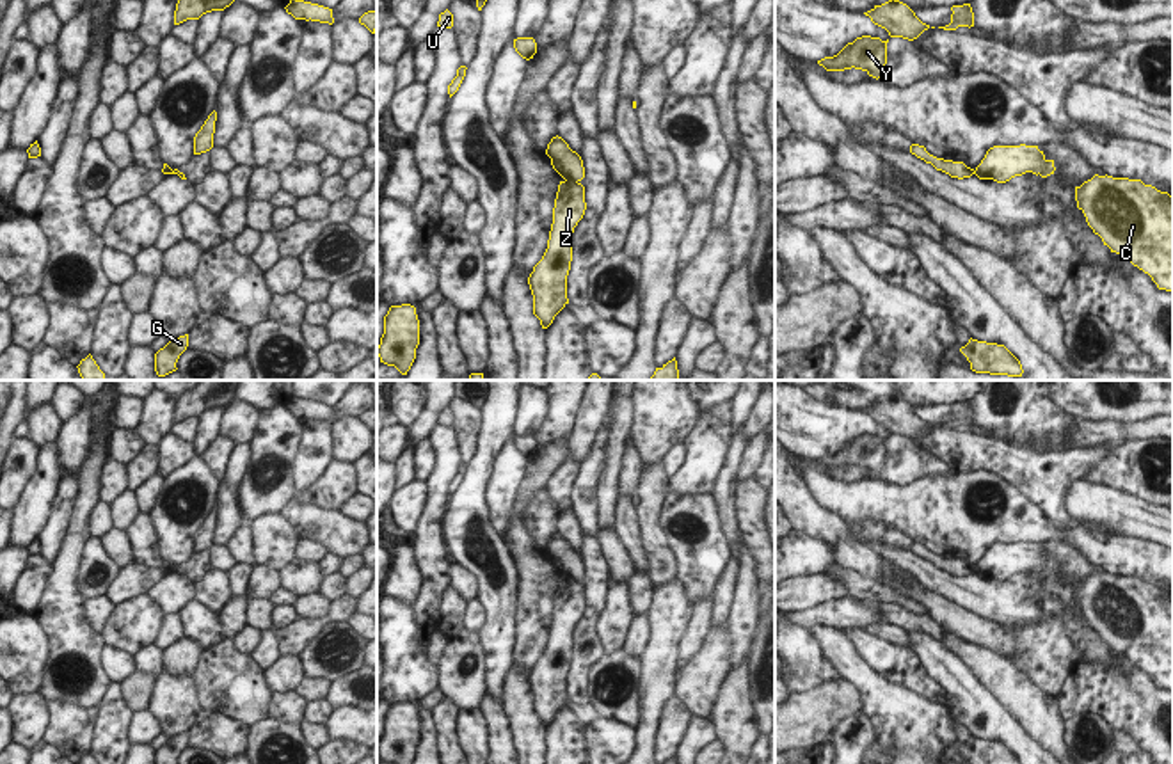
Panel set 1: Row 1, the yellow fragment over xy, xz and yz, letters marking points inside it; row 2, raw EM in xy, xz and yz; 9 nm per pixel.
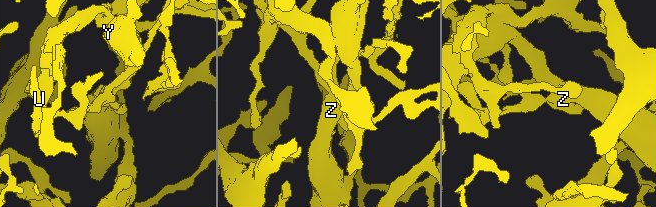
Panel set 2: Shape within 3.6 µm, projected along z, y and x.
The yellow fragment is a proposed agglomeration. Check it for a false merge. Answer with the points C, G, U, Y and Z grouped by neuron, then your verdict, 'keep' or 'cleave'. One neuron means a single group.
C Y Z / G U; cleave

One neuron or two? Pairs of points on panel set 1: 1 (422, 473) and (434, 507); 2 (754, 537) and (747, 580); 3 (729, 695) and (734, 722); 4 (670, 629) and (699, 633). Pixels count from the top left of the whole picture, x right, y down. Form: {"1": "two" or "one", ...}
{"1": "two", "2": "two", "3": "one", "4": "two"}

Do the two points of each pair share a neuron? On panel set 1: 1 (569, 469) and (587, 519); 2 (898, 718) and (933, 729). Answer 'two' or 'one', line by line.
1: two
2: one

